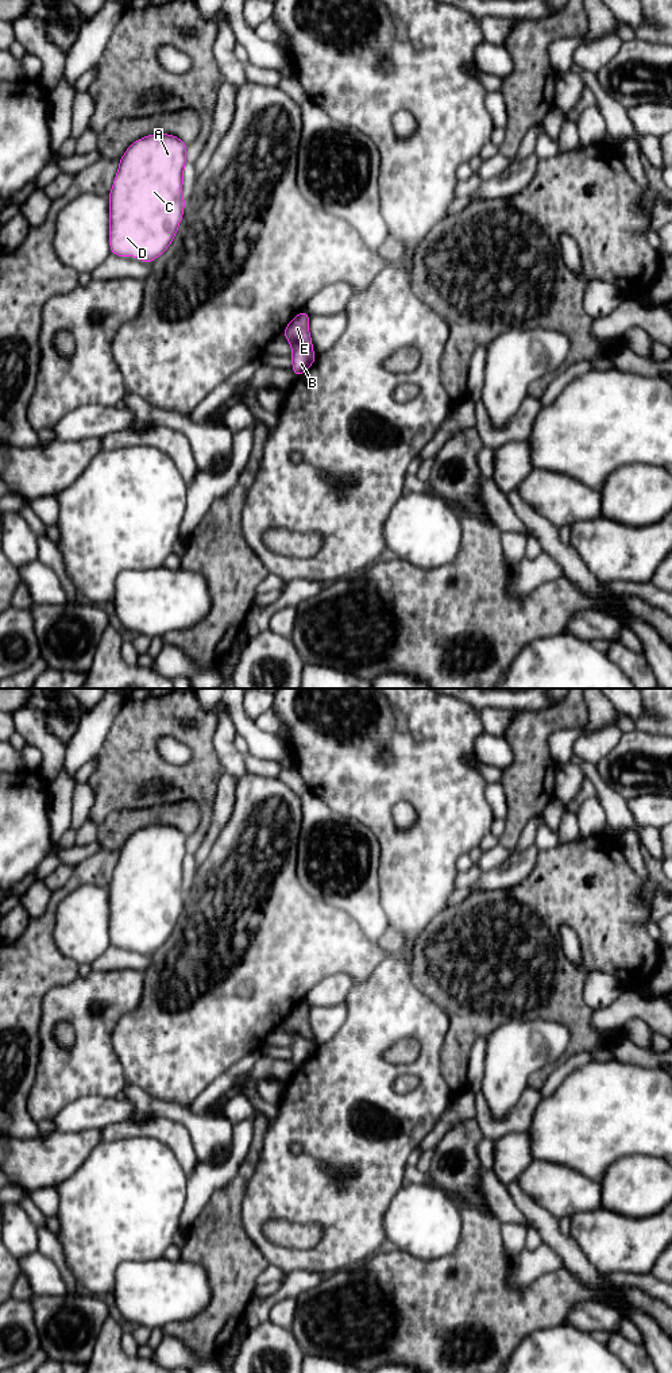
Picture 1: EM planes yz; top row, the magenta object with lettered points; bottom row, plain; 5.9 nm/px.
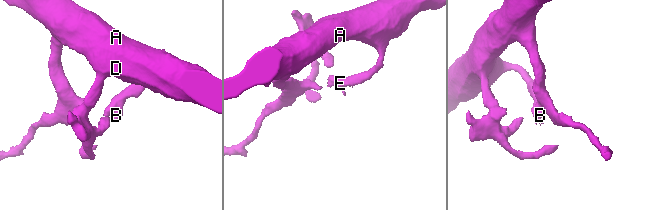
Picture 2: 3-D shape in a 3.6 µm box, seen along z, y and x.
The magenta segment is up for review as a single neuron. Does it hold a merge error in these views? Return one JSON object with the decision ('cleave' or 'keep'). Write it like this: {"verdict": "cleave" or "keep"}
{"verdict": "cleave"}

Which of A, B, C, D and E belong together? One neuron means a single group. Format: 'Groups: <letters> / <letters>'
Groups: A B C D / E

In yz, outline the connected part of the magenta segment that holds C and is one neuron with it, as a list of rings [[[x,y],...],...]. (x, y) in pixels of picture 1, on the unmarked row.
[[[169,825],[147,826],[125,841],[108,886],[111,945],[150,954],[173,934],[186,895],[182,887],[186,842],[188,836]]]

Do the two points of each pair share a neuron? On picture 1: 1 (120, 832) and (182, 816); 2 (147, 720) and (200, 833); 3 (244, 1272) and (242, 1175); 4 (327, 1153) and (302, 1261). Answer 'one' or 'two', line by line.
1: one
2: one
3: one
4: one

